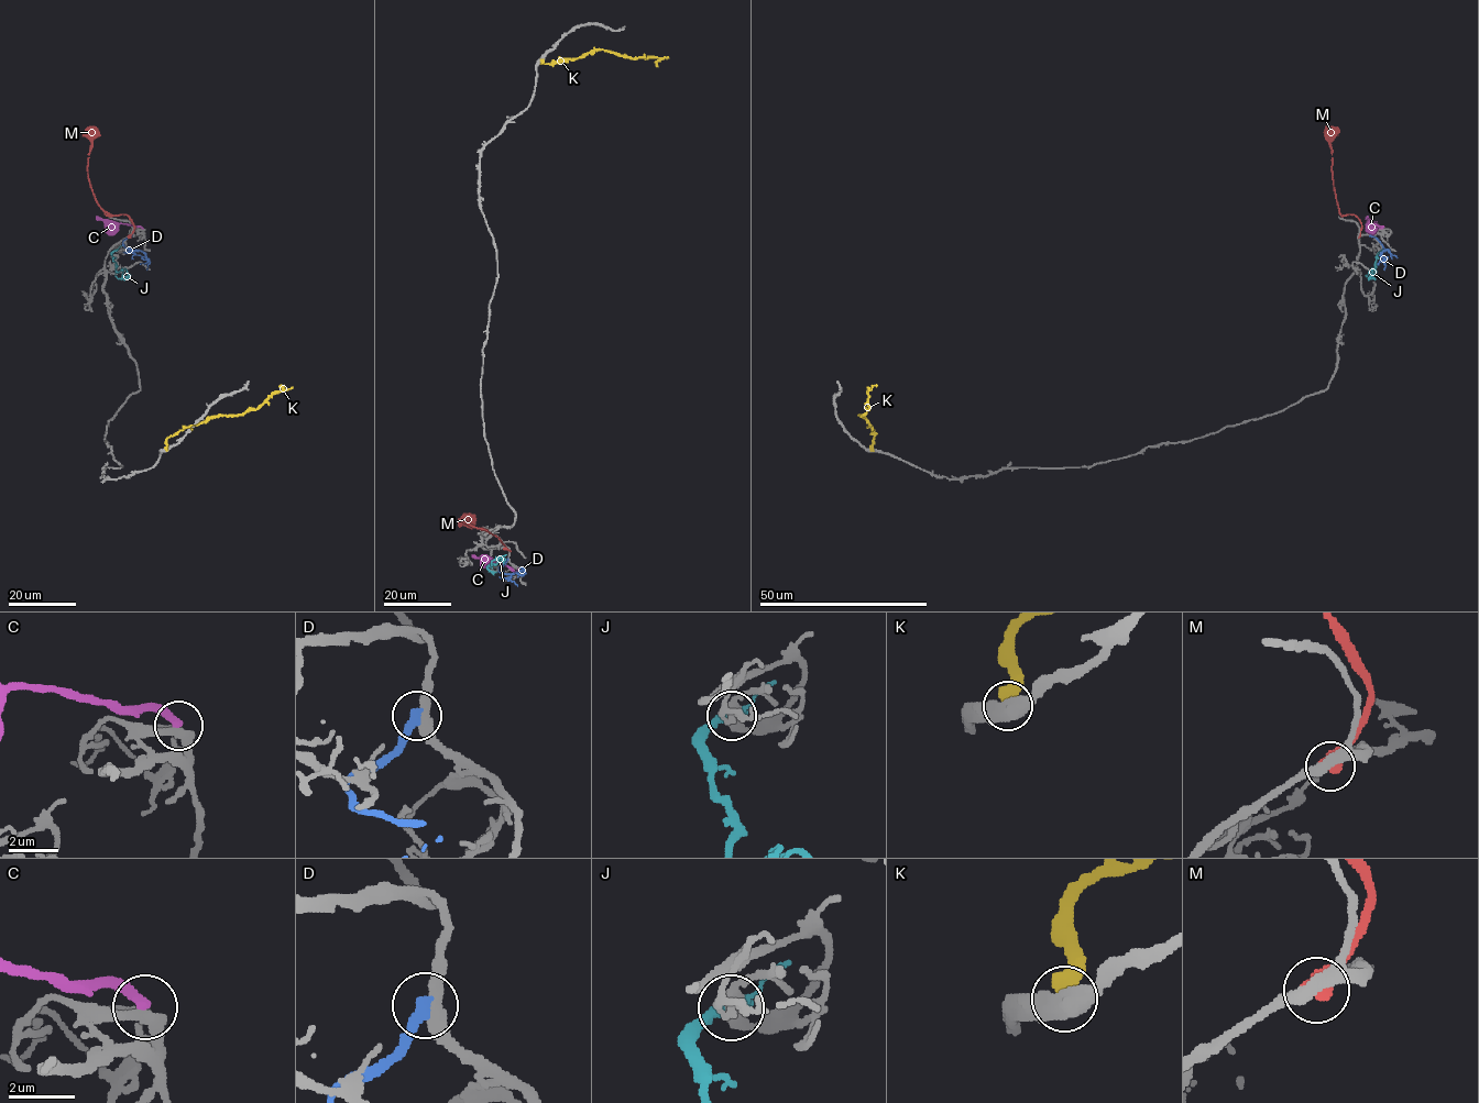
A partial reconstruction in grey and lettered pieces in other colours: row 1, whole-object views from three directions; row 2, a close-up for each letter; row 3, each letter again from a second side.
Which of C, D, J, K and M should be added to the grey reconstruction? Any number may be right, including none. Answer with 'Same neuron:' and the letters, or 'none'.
Same neuron: none

